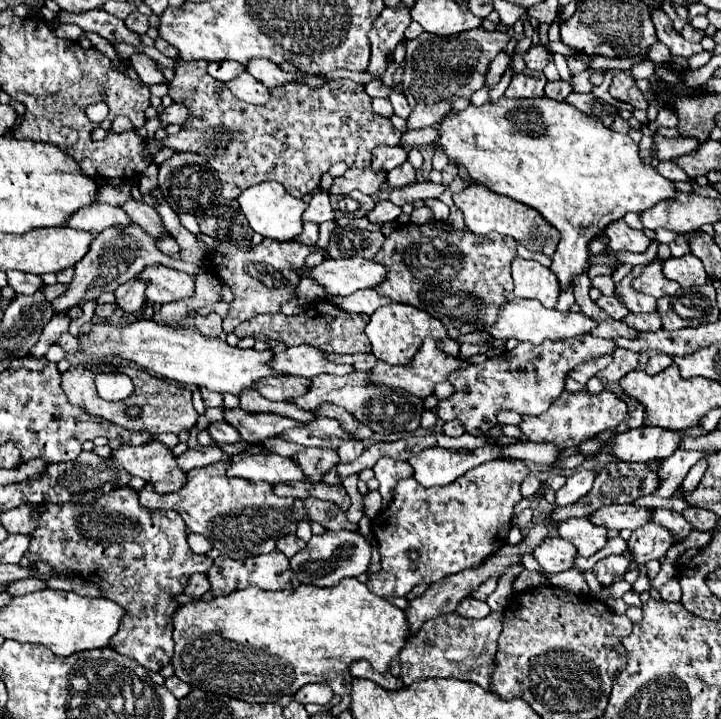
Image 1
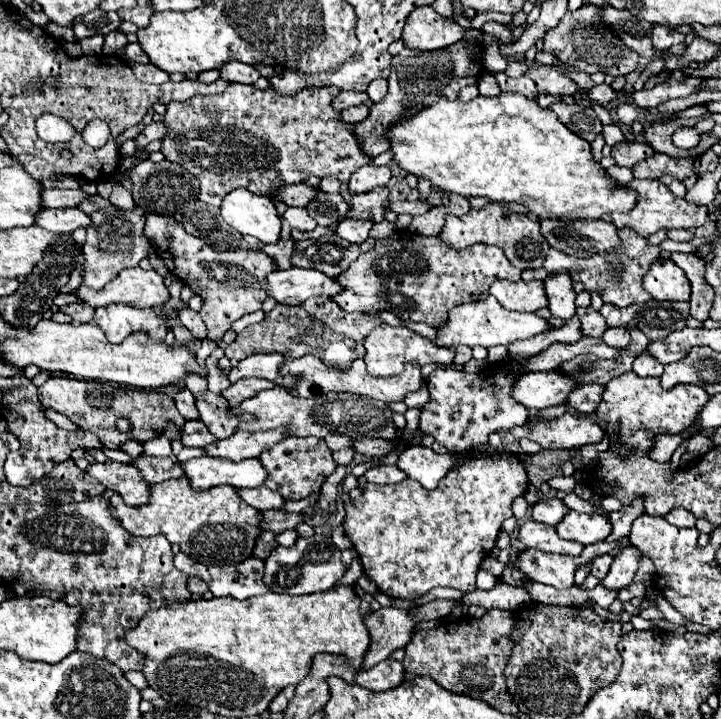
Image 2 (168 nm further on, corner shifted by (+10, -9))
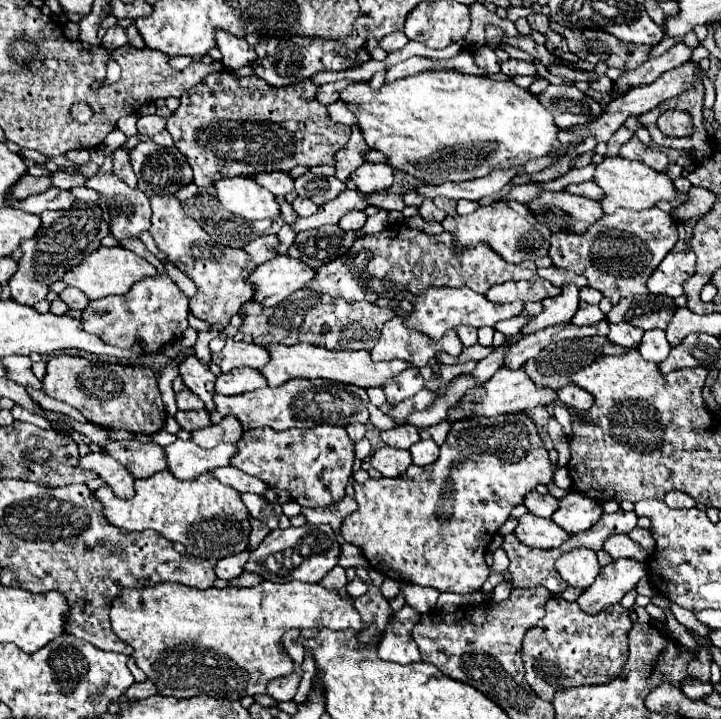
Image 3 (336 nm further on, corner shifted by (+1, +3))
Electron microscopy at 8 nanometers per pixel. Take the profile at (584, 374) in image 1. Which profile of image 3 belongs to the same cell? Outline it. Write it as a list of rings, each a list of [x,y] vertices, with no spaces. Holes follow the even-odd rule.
[[[501,368],[499,372],[495,372],[485,384],[469,388],[465,392],[465,396],[461,398],[461,402],[457,402],[455,406],[451,406],[447,410],[447,422],[455,422],[455,420],[465,420],[471,416],[497,416],[497,414],[507,414],[507,412],[527,412],[535,406],[547,406],[551,402],[557,400],[555,390],[551,388],[541,388],[535,386],[527,374],[517,368],[517,370],[509,370],[509,368]]]

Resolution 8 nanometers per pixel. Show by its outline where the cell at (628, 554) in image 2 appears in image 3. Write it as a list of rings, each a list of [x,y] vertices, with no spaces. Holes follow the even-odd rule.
[[[629,558],[615,560],[613,564],[601,568],[595,582],[577,598],[577,604],[587,614],[601,612],[601,608],[619,602],[629,590],[633,590],[645,574],[647,566],[643,562]]]

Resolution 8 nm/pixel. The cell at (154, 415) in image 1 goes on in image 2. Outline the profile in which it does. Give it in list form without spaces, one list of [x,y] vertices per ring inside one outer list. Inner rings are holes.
[[[52,376],[46,384],[38,388],[38,398],[46,408],[52,408],[66,418],[70,418],[78,428],[94,432],[100,442],[106,448],[118,450],[126,440],[138,440],[148,442],[152,438],[158,438],[166,432],[168,424],[176,424],[182,430],[182,416],[178,416],[178,410],[174,408],[174,398],[164,392],[154,390],[136,390],[124,384],[110,384],[110,382],[90,382],[90,380],[76,380],[68,376]],[[128,418],[132,422],[132,430],[128,434],[118,432],[116,420]]]

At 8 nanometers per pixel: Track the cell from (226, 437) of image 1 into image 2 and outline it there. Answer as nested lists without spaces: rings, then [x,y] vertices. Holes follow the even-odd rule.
[[[190,420],[184,424],[184,434],[182,434],[184,446],[206,448],[208,444],[214,444],[214,440],[216,440],[216,436],[210,434],[210,430],[200,420]]]

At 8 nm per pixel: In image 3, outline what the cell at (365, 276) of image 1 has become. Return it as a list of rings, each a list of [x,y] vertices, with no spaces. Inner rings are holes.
[[[275,256],[265,264],[259,264],[247,282],[255,286],[253,300],[263,306],[277,306],[289,294],[299,288],[305,288],[309,280],[313,280],[315,272],[301,260],[291,256]]]

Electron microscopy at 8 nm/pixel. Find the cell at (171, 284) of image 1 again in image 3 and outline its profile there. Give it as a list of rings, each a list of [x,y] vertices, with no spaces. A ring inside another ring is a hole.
[[[101,246],[99,250],[85,256],[75,268],[69,268],[61,280],[67,286],[79,288],[85,296],[89,296],[89,300],[97,300],[107,294],[123,294],[135,282],[139,282],[143,276],[153,276],[153,274],[157,274],[157,270],[149,262],[145,262],[145,258],[137,256],[135,252],[131,252],[123,246],[115,246],[115,248]]]

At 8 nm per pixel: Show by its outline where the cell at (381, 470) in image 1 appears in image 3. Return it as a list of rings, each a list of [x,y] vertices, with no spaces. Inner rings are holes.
[[[381,446],[375,454],[371,454],[369,462],[383,476],[397,478],[411,466],[411,454],[409,454],[409,450],[399,450],[399,448],[395,450],[395,448]]]

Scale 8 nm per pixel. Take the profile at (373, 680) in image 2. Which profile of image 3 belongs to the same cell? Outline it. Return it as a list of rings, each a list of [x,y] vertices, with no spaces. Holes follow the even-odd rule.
[[[403,606],[399,612],[395,612],[395,620],[387,624],[387,636],[383,636],[379,644],[379,658],[397,664],[419,662],[419,648],[411,638],[411,630],[417,620],[419,614],[411,606]]]

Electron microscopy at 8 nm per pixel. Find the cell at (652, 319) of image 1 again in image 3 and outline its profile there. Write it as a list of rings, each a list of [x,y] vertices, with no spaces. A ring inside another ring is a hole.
[[[609,324],[607,338],[623,348],[637,348],[641,344],[643,330],[631,326],[631,324]]]

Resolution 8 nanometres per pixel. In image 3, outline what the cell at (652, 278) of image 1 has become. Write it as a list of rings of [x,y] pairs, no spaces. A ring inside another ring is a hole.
[[[619,208],[615,214],[605,214],[605,218],[601,216],[601,220],[591,224],[591,228],[583,234],[551,234],[549,256],[557,268],[573,270],[575,274],[585,276],[589,286],[599,290],[615,306],[621,298],[647,294],[647,278],[677,240],[677,224],[667,212],[659,208],[641,212]]]

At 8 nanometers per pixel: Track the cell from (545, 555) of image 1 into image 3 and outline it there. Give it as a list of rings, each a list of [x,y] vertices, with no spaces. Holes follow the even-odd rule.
[[[573,548],[567,554],[561,554],[555,562],[561,578],[575,588],[589,588],[599,574],[601,566],[597,562],[597,554],[591,548]]]

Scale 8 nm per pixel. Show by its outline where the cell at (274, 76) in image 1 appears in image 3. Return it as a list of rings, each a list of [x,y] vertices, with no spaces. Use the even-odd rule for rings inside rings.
[[[219,30],[215,32],[215,42],[217,42],[217,48],[221,50],[223,54],[223,66],[227,70],[237,70],[241,66],[247,66],[251,64],[257,56],[255,56],[255,50],[247,44],[245,38],[239,38],[239,36],[229,36],[227,32]]]

